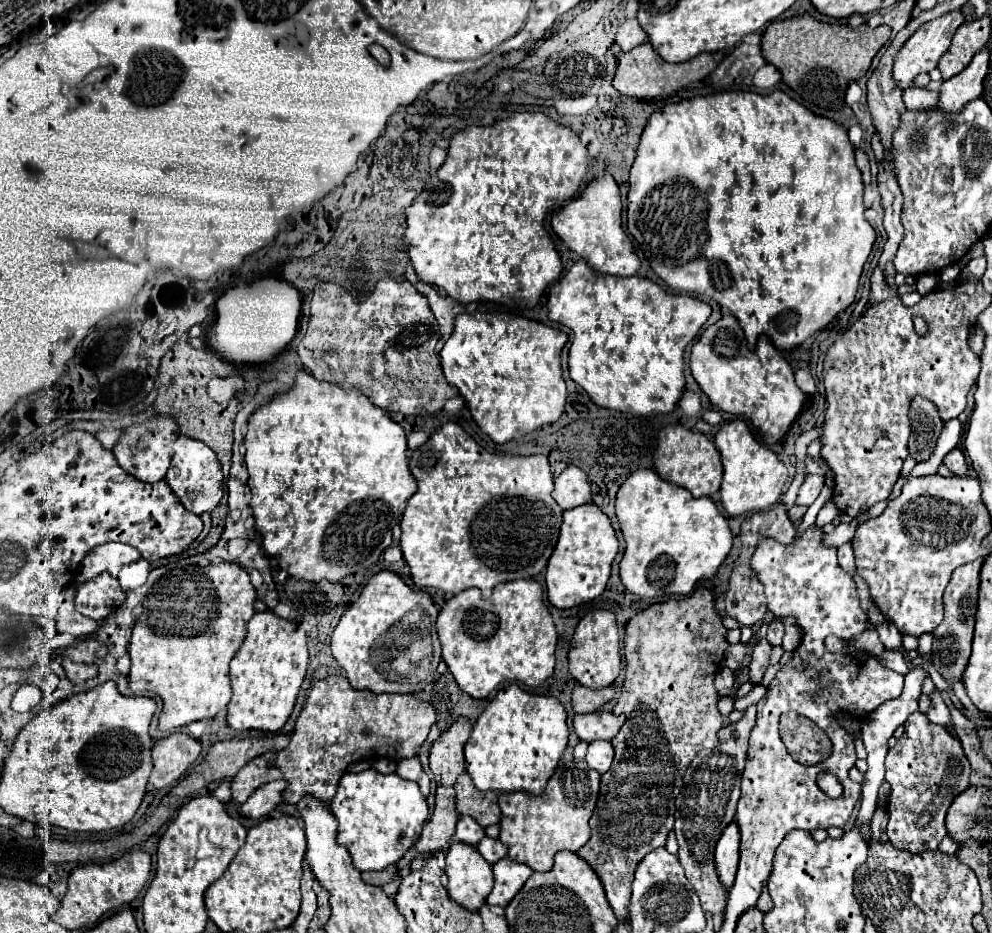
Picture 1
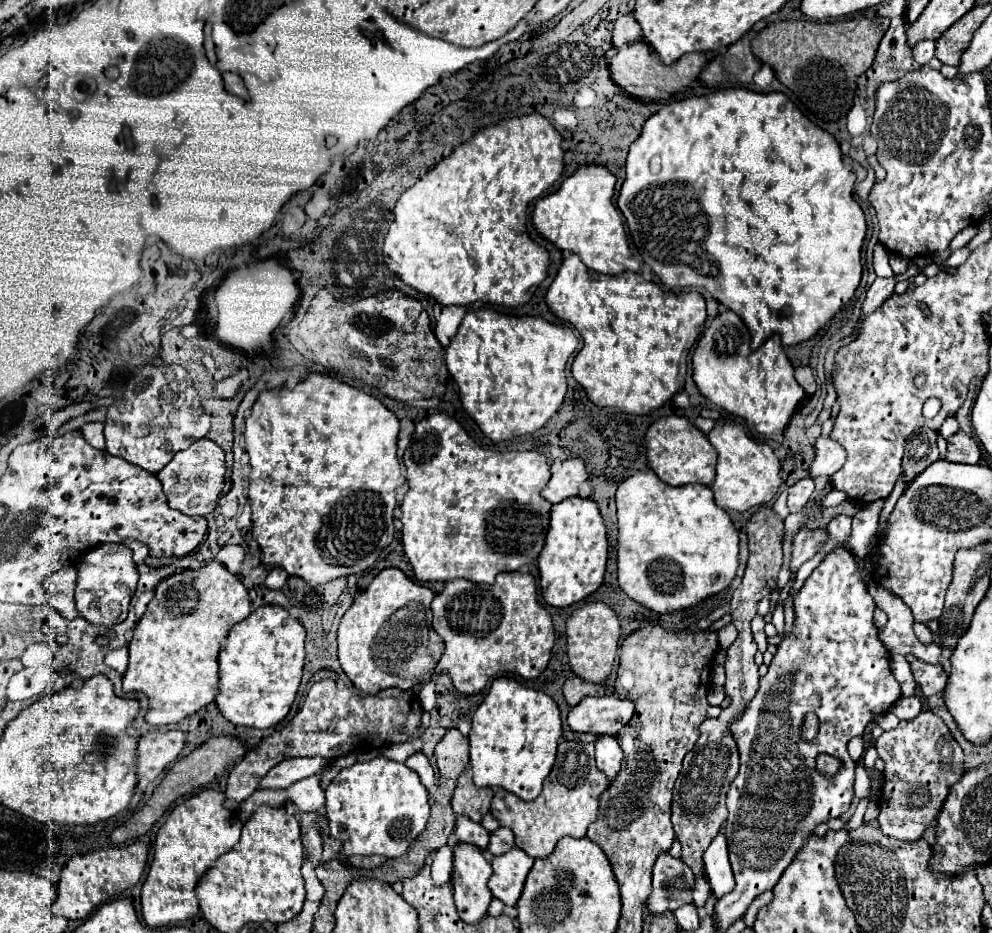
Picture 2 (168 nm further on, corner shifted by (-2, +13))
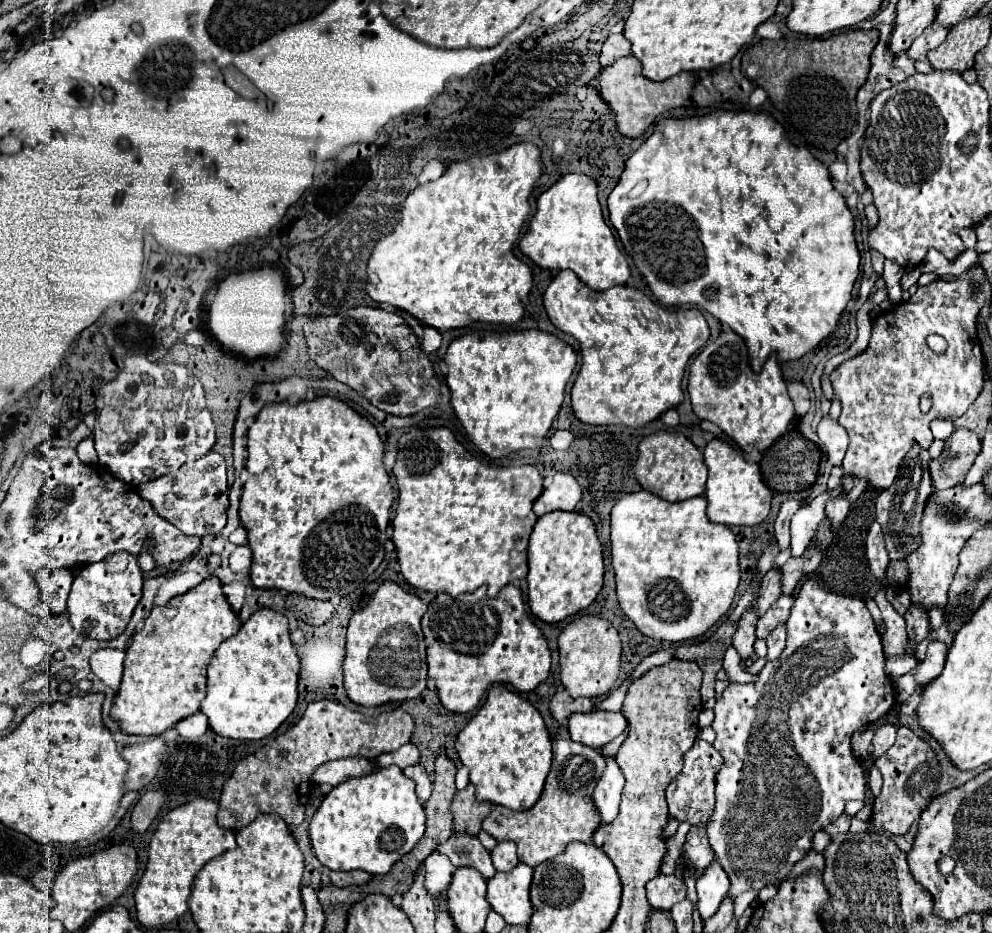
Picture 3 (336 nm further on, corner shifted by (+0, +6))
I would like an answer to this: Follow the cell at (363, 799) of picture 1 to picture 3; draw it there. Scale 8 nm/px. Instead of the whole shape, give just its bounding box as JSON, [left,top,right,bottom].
[309,765,425,875]

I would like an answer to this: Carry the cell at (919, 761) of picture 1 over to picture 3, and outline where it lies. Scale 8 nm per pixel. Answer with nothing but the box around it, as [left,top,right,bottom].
[871,727,939,835]

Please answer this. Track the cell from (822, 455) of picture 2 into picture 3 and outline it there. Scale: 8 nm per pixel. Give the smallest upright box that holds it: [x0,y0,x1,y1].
[817,417,849,465]

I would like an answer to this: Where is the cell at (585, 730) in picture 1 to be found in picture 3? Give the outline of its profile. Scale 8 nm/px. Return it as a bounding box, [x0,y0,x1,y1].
[569,711,627,747]

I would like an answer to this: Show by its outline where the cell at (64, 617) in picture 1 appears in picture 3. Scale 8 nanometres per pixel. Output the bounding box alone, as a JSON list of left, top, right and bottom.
[35,569,73,613]

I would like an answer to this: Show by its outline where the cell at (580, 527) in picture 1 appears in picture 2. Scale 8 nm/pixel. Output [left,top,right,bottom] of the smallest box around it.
[539,498,607,606]

